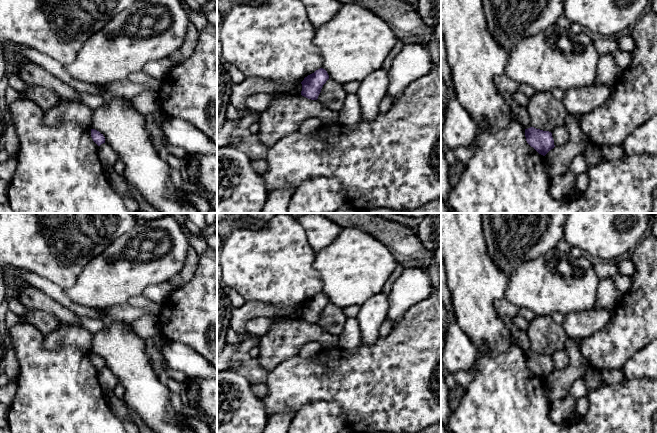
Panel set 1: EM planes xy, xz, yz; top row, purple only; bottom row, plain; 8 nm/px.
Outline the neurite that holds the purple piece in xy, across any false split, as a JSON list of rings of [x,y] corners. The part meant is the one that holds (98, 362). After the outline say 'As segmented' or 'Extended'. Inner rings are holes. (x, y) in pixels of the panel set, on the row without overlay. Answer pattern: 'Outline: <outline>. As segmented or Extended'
Outline: [[[91,353],[91,361],[98,370],[105,367],[105,361],[103,360],[103,358],[95,353]]]. As segmented

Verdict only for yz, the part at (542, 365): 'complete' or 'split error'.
complete

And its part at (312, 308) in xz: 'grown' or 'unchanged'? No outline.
unchanged

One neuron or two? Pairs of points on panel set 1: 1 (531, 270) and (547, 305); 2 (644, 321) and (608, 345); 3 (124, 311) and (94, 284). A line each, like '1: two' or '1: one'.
1: one
2: one
3: two

